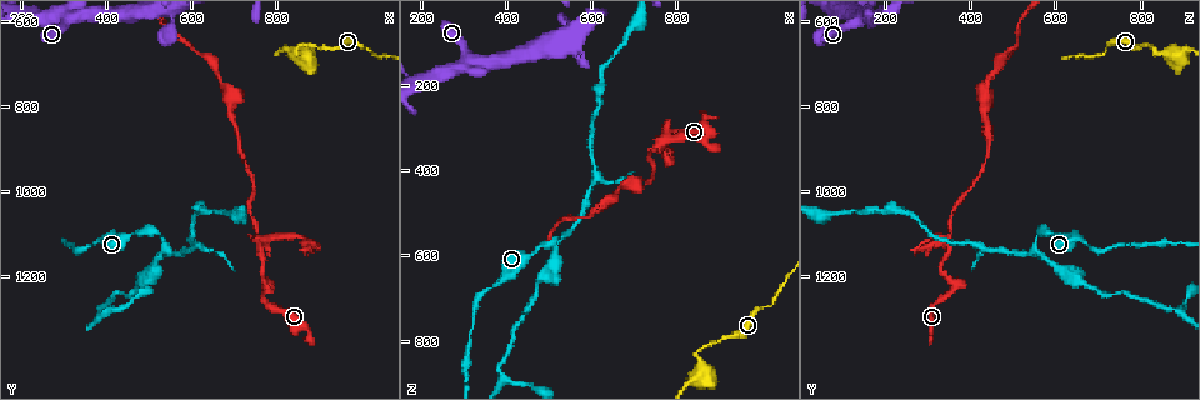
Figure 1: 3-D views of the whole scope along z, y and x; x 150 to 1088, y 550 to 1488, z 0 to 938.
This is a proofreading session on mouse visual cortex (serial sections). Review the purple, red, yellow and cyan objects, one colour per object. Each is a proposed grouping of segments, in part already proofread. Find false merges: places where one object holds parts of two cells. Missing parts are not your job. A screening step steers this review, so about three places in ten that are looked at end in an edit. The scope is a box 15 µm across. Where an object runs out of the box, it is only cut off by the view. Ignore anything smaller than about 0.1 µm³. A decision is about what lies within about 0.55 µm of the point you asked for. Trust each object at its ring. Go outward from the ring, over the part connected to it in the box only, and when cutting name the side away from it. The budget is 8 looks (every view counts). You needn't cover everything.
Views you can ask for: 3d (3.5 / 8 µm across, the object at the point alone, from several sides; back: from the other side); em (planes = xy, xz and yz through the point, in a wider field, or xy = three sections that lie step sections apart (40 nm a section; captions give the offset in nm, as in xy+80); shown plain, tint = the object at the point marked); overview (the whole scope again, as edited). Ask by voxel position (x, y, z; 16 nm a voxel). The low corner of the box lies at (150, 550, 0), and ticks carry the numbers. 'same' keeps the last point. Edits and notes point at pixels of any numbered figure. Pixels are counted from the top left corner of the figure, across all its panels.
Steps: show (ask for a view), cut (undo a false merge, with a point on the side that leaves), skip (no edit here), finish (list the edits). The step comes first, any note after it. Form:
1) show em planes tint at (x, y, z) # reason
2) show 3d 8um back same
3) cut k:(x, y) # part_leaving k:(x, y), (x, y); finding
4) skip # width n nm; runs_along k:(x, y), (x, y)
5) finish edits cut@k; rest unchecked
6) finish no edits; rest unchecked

show 3d 8um at (855, 680, 855) # thick turns thin

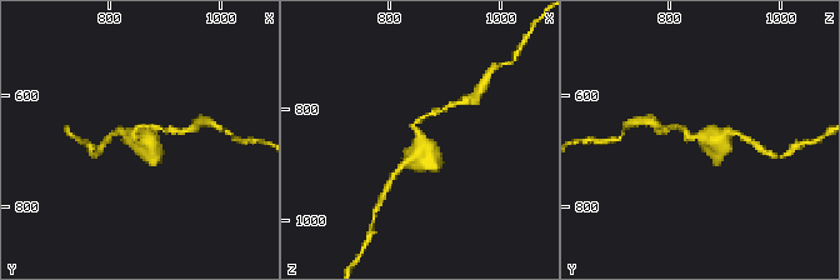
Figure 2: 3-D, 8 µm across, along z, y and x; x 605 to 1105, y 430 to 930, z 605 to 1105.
show 3d 3.5um at (855, 680, 855) # zoom in

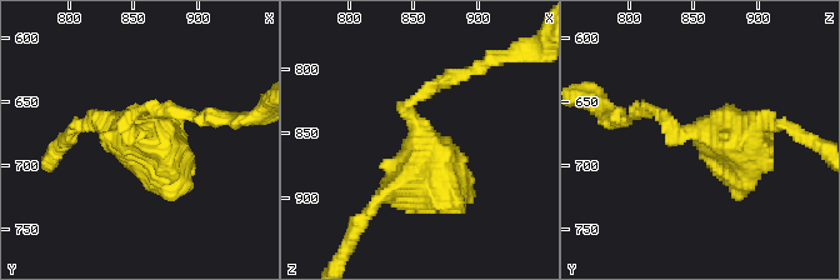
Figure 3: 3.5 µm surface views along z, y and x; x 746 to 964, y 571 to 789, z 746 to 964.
show em xy step 1 tint at (852, 674, 856) # need the tissue

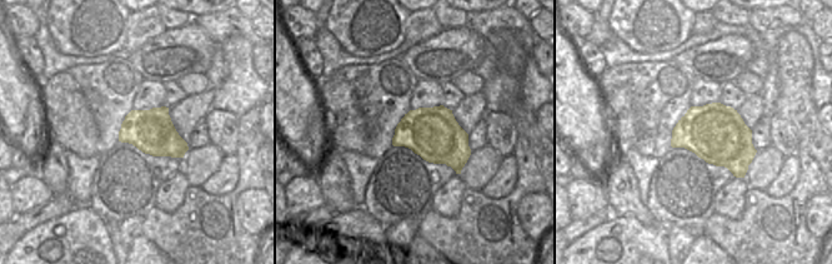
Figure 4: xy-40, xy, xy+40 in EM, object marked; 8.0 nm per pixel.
skip # runs_along 3:(440, 84), (406, 106), (421, 166), (379, 199); all the same cell

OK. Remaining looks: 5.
show 3d 3.5um at (535, 1125, 545) # arms part here

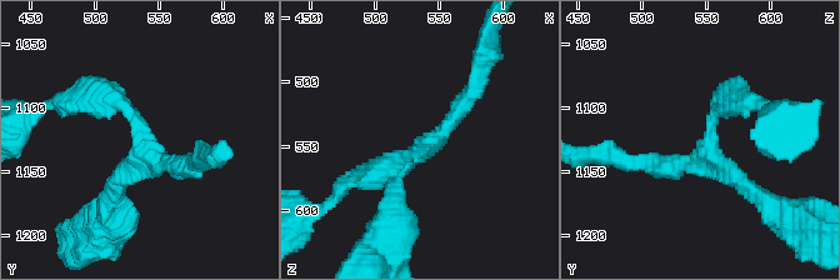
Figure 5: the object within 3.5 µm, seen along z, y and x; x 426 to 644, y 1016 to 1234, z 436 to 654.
show em xy step 3 tint at (538, 1128, 550) # arms 3; arm_widths 200, 200, 250 nm; need the tissue

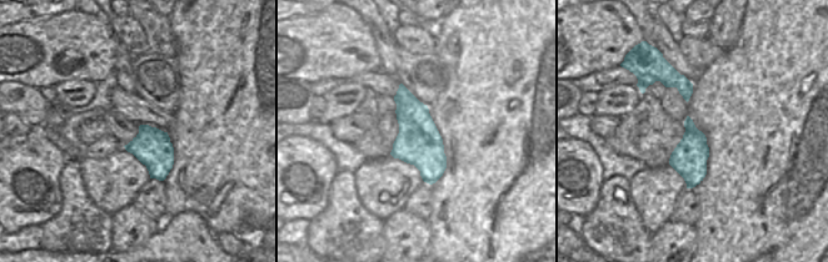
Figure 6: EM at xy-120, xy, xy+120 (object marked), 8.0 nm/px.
skip # runs_along 5:(733, 96), (708, 146), (761, 196); one cell here

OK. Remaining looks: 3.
show 3d 8um at (760, 1125, 350) # three-way junction

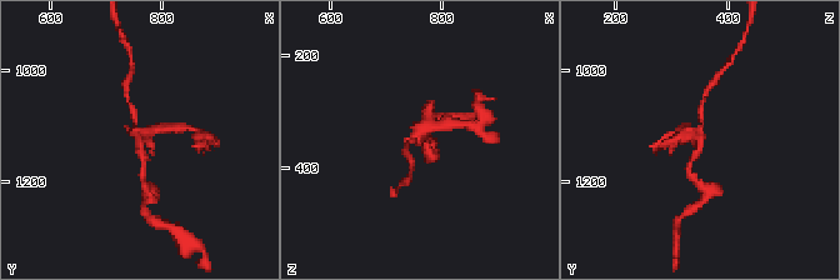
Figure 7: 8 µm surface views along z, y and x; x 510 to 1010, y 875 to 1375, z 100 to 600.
show 3d 3.5um at (755, 1125, 350) # closer look

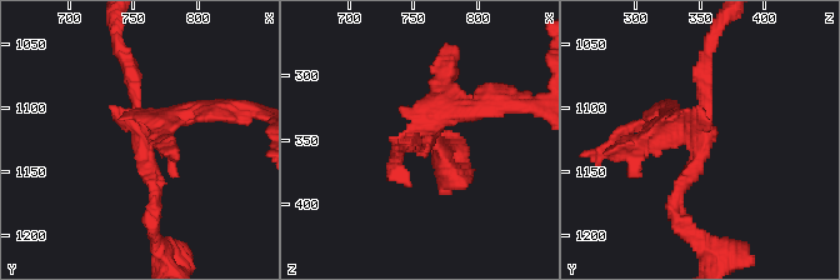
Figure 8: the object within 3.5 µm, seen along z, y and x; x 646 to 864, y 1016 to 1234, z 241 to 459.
show em planes tint at (758, 1124, 350) # now the EM

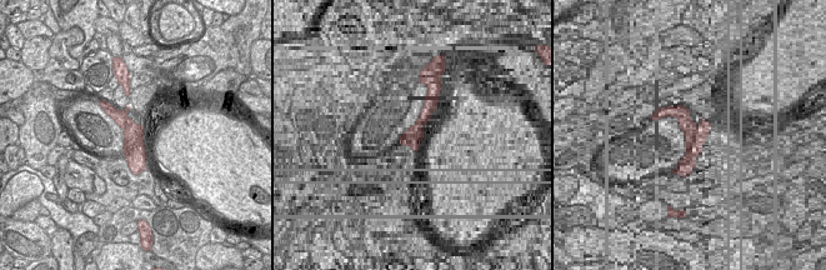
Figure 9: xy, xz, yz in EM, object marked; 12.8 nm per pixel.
skip # width 280 nm; runs_along 8:(675, 215), (708, 131), (704, 63); all the same cell

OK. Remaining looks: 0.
finish no edits; rest unchecked

